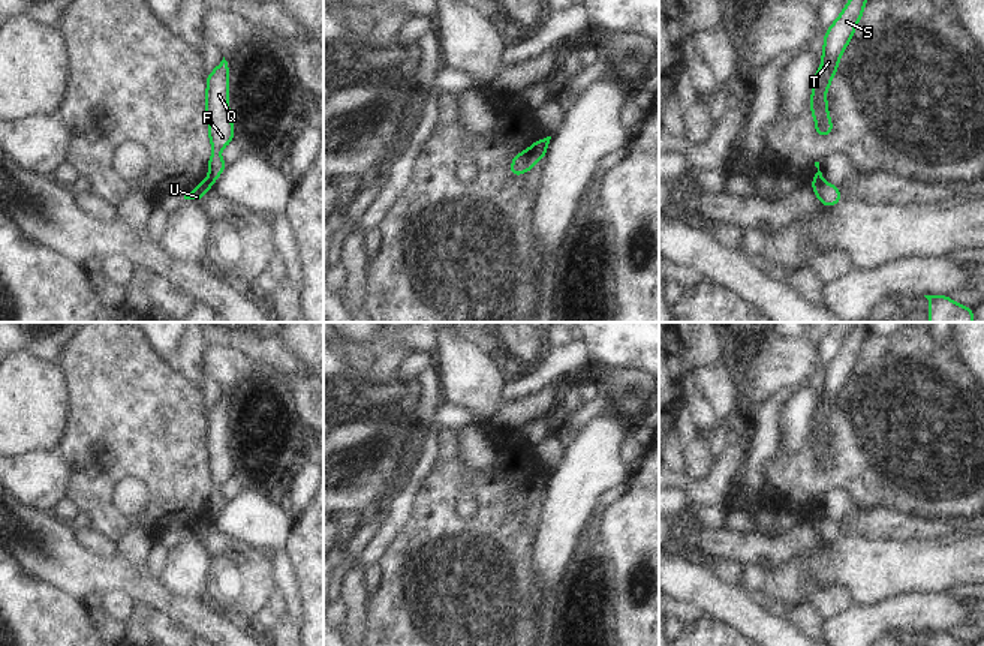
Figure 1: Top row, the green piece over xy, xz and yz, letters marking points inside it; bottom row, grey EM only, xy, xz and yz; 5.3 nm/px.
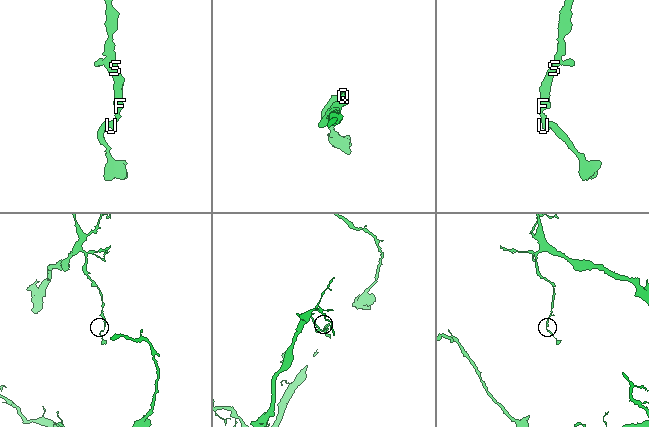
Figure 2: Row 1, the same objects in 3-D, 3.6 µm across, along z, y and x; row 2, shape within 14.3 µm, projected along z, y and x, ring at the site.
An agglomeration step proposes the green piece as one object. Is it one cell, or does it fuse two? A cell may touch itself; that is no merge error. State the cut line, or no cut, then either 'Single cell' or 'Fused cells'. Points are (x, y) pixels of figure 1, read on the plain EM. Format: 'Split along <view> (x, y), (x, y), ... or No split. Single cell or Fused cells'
Split along xy (205, 516), (210, 522). Fused cells.

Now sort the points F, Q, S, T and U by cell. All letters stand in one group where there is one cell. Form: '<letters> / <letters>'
F Q S T / U

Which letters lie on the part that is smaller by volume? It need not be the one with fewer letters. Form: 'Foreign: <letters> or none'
Foreign: U.

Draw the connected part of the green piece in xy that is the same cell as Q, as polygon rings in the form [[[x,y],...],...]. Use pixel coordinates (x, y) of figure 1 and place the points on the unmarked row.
[[[225,393],[207,412],[205,451],[213,486],[205,517],[213,522],[228,502],[220,493],[220,486],[231,480],[235,471],[229,450],[229,400]]]

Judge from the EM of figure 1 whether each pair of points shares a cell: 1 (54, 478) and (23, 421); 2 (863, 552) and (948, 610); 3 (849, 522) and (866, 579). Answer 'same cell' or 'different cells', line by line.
1: different cells
2: different cells
3: different cells

